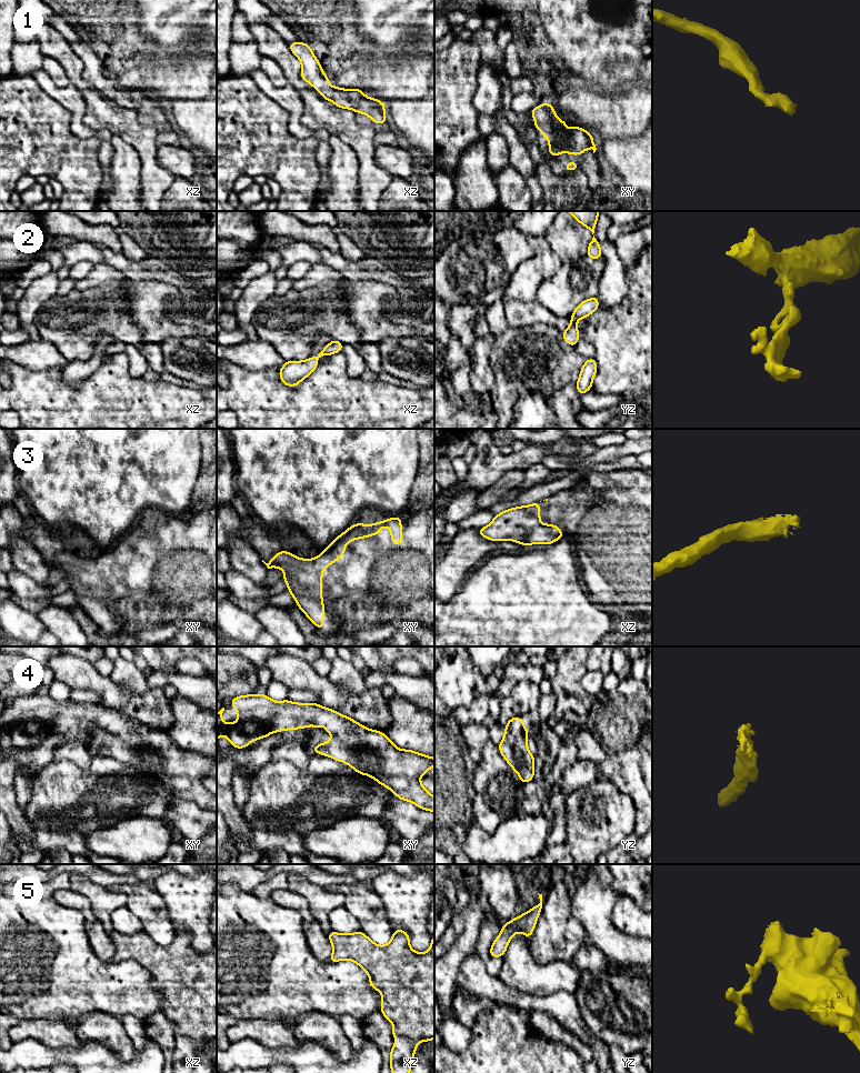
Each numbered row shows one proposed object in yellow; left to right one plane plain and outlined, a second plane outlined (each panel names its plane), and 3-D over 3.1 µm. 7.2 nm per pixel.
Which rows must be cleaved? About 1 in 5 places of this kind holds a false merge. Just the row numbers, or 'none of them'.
none of them

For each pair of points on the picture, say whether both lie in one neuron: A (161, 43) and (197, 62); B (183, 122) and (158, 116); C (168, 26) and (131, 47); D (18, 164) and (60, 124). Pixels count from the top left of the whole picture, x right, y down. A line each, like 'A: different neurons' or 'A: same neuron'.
A: different neurons
B: different neurons
C: same neuron
D: same neuron

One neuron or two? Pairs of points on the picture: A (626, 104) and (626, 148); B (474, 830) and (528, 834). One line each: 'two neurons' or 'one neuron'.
A: two neurons
B: one neuron

